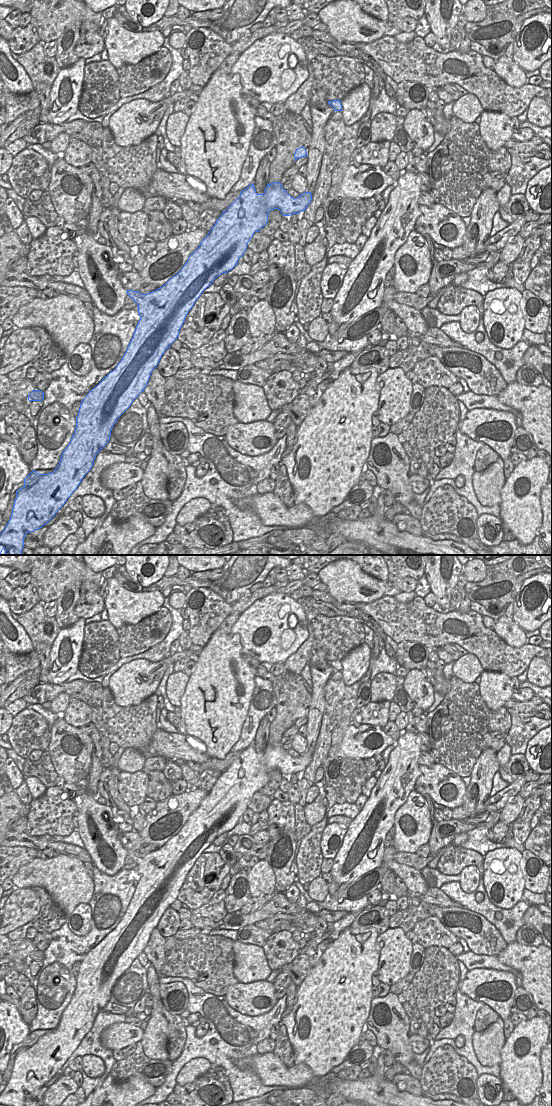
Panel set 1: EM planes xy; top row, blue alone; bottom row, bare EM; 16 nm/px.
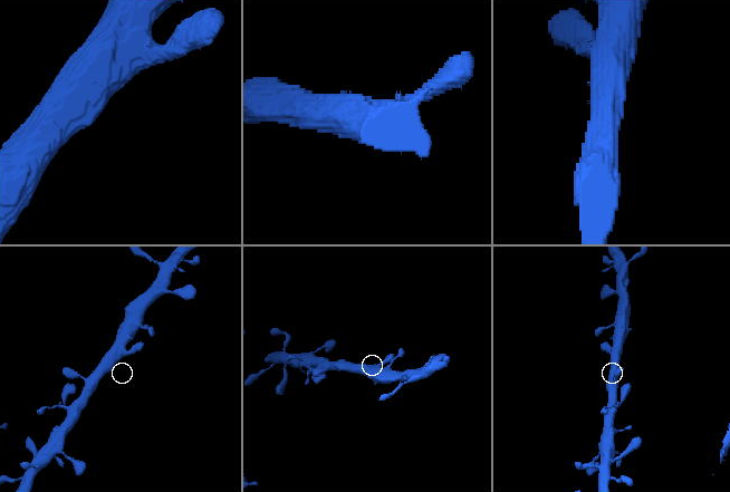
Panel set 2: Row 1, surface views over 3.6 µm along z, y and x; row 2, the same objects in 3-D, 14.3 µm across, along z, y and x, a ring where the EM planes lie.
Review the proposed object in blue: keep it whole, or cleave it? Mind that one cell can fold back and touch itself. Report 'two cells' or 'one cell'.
one cell

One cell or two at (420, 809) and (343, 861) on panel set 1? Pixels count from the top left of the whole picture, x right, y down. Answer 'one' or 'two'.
two

